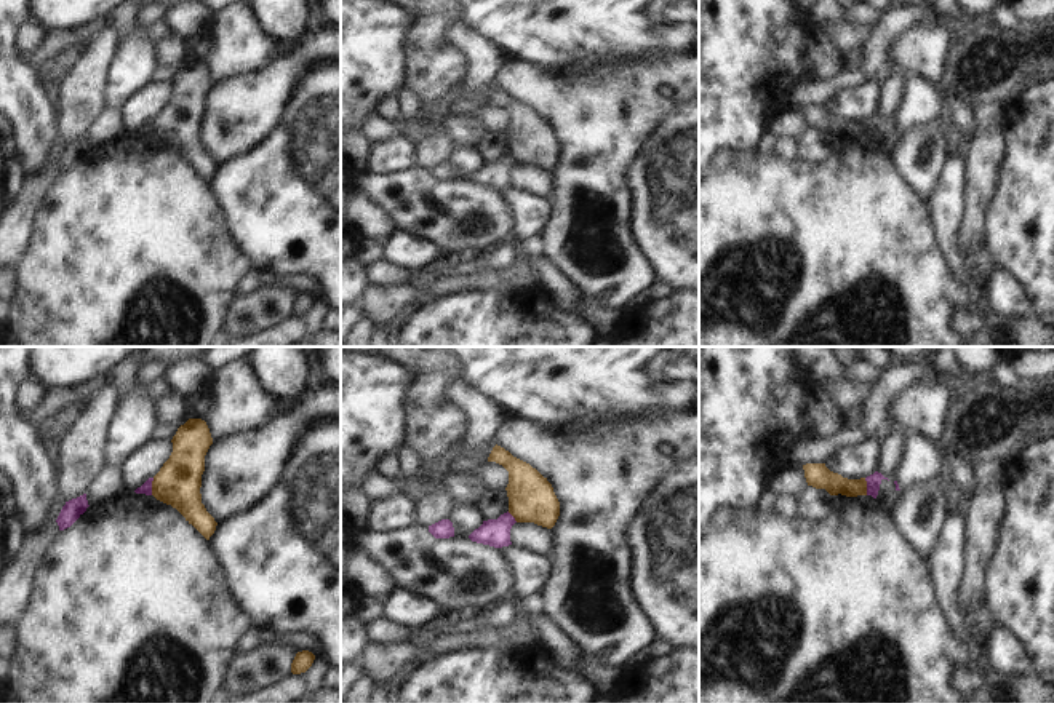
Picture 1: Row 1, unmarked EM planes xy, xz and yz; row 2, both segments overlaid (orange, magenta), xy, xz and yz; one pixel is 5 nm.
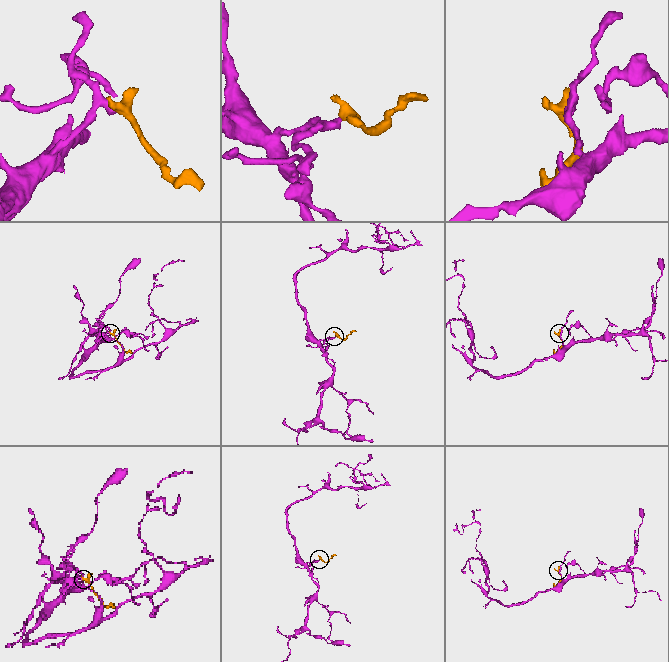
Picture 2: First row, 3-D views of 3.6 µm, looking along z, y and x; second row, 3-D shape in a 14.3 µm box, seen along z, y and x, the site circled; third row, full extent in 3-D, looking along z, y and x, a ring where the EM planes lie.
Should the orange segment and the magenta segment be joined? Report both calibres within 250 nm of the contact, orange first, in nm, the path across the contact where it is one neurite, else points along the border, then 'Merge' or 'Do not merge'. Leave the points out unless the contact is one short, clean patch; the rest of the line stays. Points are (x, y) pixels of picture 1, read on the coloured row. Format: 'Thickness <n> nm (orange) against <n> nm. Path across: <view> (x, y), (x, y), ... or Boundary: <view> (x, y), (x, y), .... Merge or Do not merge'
Thickness 220 nm (orange) against 60 nm. Boundary: xy (154, 478), (151, 494). Do not merge.

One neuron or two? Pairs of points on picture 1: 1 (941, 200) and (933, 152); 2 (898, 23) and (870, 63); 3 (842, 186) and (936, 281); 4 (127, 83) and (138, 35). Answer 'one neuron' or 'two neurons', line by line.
1: two neurons
2: one neuron
3: one neuron
4: one neuron

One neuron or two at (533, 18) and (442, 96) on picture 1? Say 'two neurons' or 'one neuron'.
two neurons

